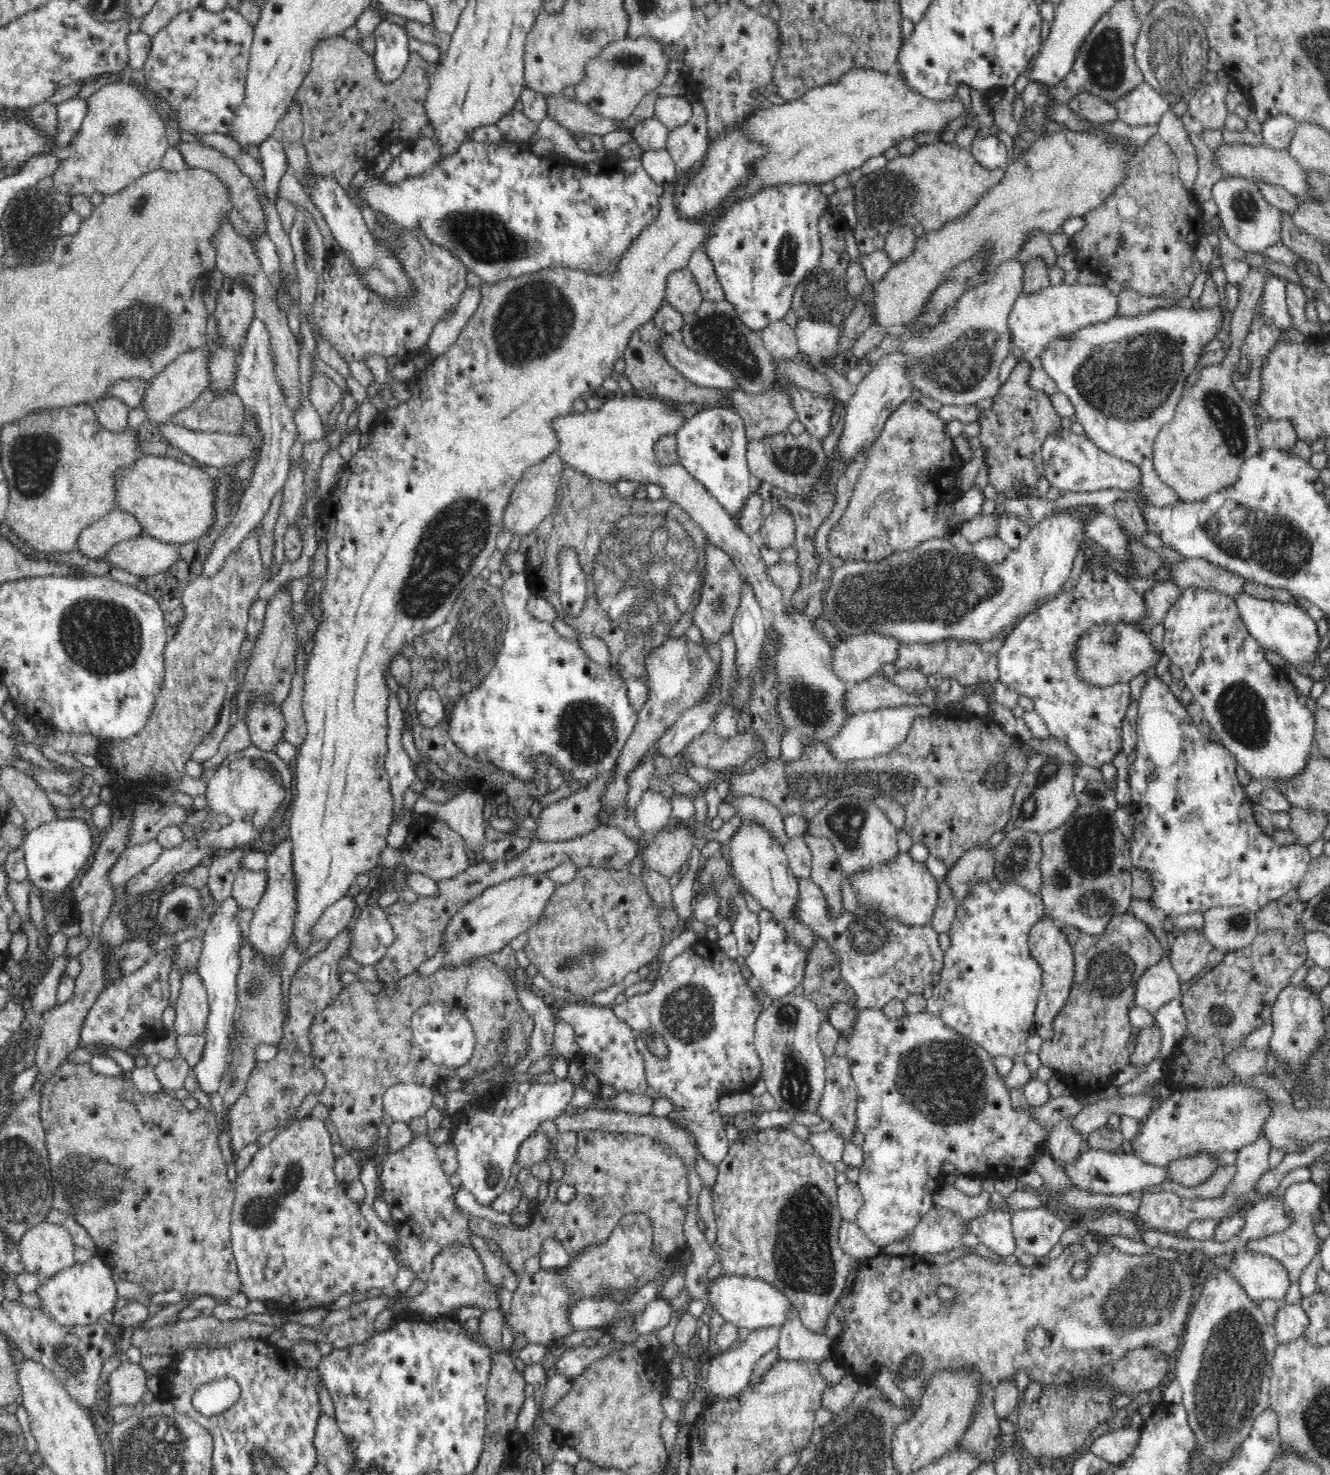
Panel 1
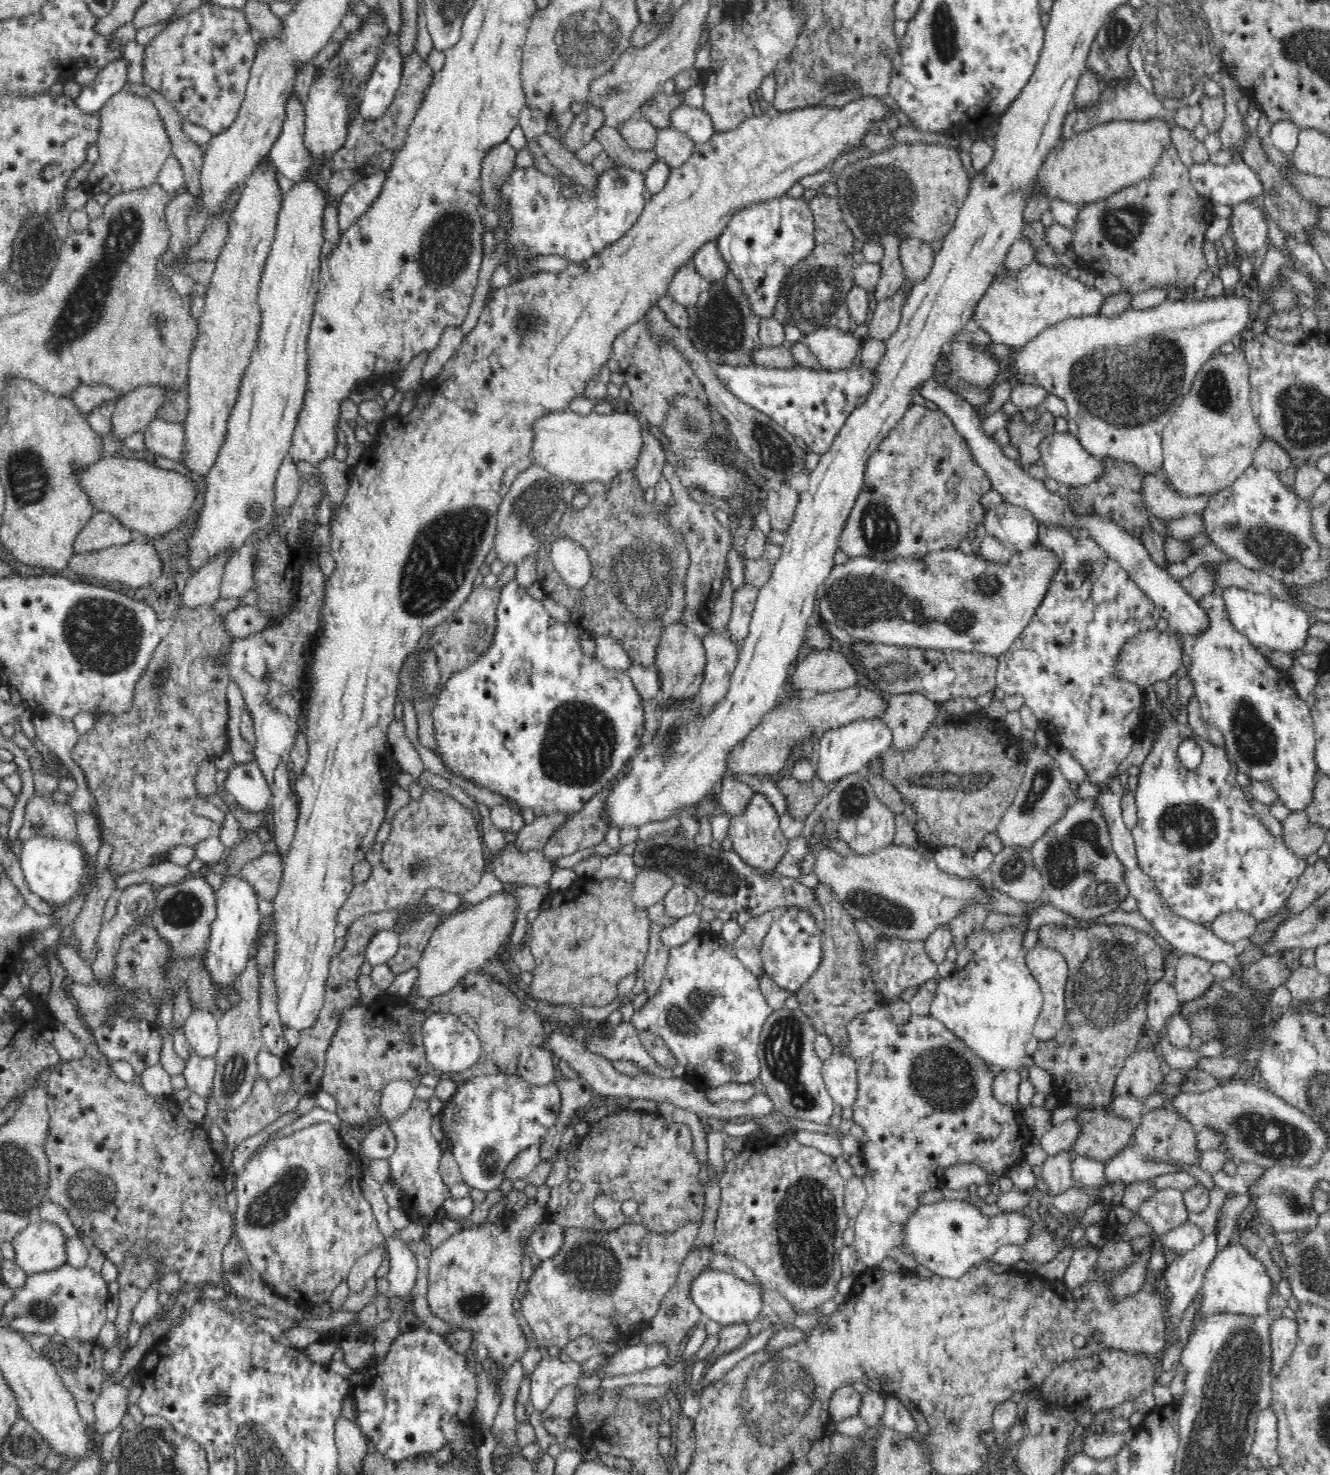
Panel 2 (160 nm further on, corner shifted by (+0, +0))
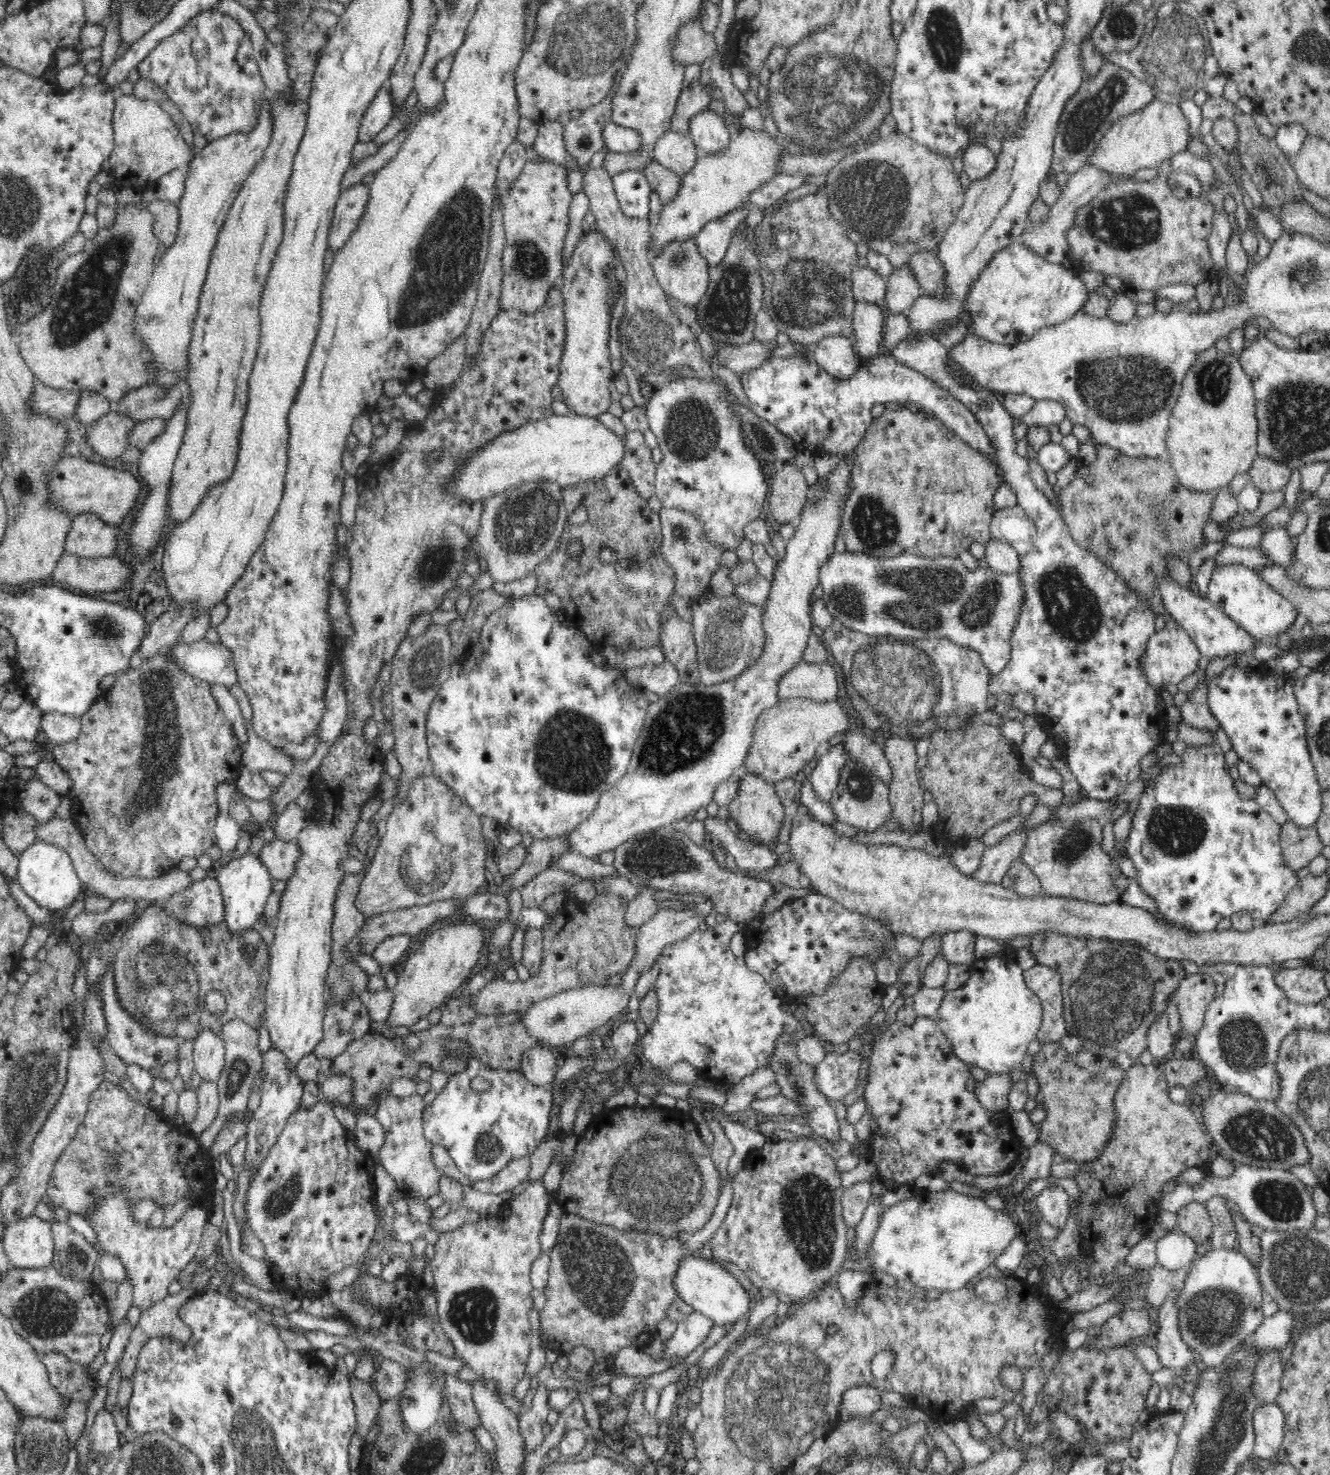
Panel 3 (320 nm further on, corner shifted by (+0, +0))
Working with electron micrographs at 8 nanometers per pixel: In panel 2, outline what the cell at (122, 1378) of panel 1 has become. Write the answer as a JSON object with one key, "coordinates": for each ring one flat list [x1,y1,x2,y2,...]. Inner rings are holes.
{"coordinates":[[109,1382,102,1387,94,1404,94,1422,91,1426,94,1436,101,1439,113,1432,126,1412,128,1389,119,1382]]}

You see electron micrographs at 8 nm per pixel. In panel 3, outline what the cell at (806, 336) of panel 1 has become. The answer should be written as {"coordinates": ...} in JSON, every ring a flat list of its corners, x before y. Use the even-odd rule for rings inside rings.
{"coordinates":[[829,335,813,345,812,360,834,379,850,379,859,369,859,357,848,336]]}

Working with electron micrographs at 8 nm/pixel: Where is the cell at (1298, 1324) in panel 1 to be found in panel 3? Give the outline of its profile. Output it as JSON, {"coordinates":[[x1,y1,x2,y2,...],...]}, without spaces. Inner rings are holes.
{"coordinates":[[1278,1351,1266,1353,1256,1366,1251,1384,1252,1394,1259,1404,1272,1404,1280,1394,1280,1381,1283,1378,1282,1364]]}

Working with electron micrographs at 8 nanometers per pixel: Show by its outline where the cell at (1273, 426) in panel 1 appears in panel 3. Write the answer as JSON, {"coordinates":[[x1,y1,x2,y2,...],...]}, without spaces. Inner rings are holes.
{"coordinates":[[1257,456,1251,464,1248,476,1260,493,1278,493,1288,484,1291,473,1283,463]]}

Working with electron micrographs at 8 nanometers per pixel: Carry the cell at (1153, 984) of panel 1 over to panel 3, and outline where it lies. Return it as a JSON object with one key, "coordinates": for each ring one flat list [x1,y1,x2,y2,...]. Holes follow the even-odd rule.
{"coordinates":[[1161,1012,1158,1018,1147,1031,1147,1050,1149,1050,1152,1062,1158,1066,1174,1053,1174,1040,1169,1028,1167,1015]]}

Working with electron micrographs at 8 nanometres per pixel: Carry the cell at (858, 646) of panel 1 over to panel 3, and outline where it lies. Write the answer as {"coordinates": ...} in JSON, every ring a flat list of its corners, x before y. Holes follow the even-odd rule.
{"coordinates":[[802,660,779,680,778,700,810,699,826,702,838,694,838,676,832,660,806,663]]}

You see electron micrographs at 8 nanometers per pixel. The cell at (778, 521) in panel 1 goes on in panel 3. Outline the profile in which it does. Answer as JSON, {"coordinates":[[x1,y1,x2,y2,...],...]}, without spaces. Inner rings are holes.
{"coordinates":[[786,460,770,480,767,510,780,523,792,523,800,517,810,490,804,474,793,460]]}

